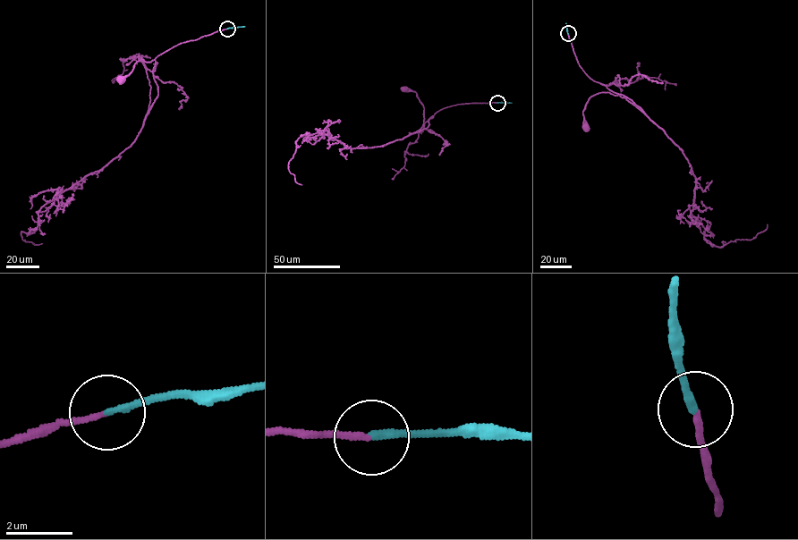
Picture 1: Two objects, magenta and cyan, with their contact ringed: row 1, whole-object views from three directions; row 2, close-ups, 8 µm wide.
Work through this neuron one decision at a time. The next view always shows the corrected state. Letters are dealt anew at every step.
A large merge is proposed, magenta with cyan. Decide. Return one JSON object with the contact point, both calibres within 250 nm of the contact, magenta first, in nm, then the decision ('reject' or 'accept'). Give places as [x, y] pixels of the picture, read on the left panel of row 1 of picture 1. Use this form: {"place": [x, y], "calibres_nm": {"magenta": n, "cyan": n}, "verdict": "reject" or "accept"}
{"place": [227, 29], "calibres_nm": {"magenta": 160, "cyan": 200}, "verdict": "accept"}

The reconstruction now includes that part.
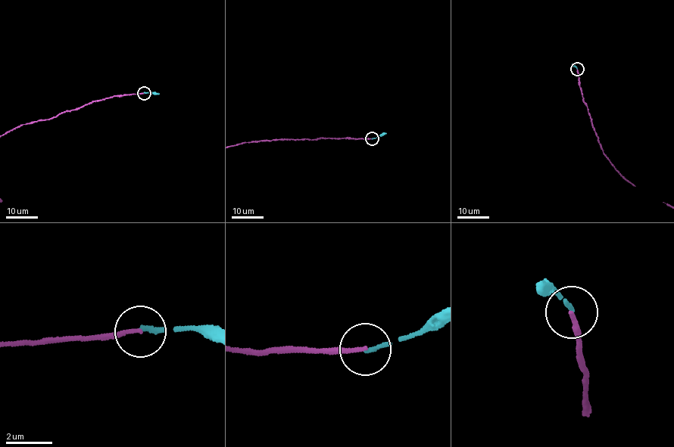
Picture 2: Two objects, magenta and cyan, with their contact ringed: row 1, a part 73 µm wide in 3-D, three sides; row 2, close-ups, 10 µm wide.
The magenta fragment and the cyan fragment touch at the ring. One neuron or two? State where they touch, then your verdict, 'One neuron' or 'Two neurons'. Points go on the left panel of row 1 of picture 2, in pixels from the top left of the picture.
Place: (144, 93). One neuron

